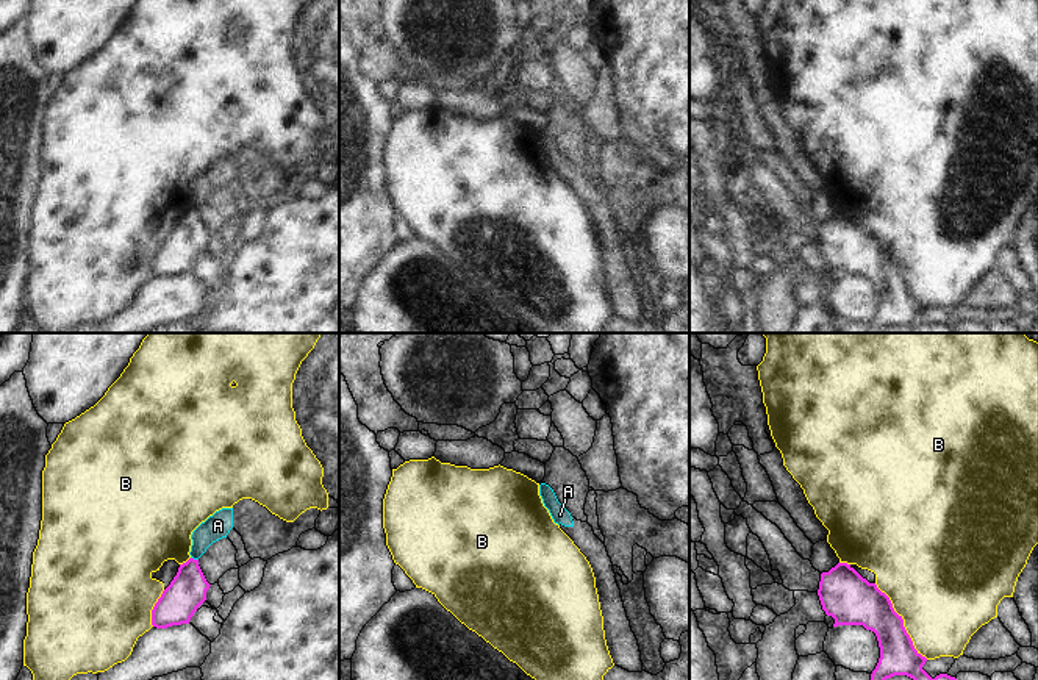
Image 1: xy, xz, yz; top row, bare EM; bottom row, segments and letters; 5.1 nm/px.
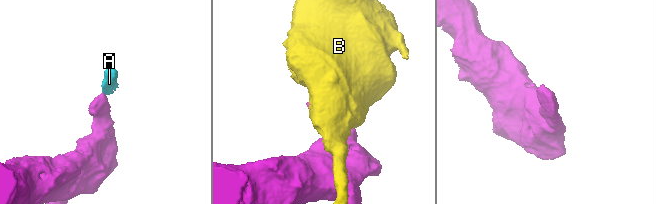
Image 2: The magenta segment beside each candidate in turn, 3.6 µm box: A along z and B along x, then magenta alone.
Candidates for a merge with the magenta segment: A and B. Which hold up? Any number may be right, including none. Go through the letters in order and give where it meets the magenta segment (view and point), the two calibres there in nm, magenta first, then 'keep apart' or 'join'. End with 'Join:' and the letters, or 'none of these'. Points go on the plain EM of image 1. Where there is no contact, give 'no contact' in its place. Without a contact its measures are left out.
A: contact xy (193, 208); calibres 200 and 130 nm; keep apart
B: contact yz (902, 272); calibres 240 and 480 nm; keep apart
Join: none of these

